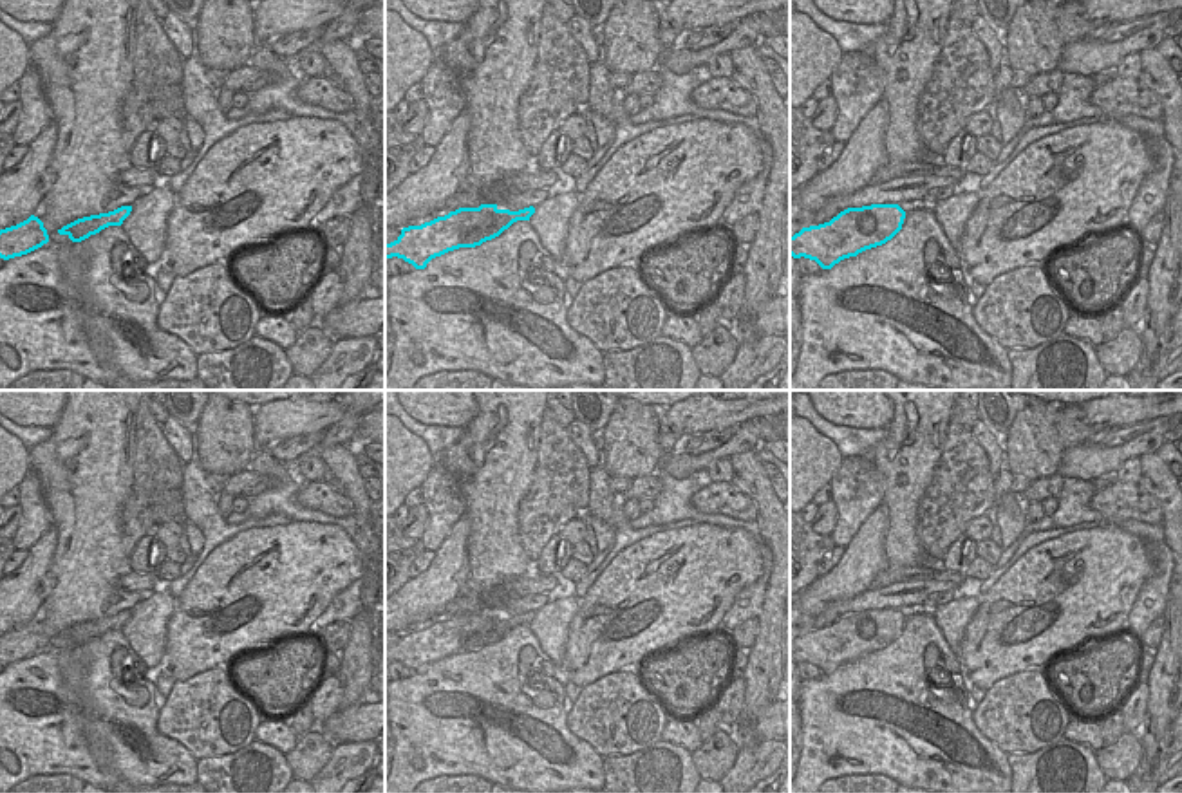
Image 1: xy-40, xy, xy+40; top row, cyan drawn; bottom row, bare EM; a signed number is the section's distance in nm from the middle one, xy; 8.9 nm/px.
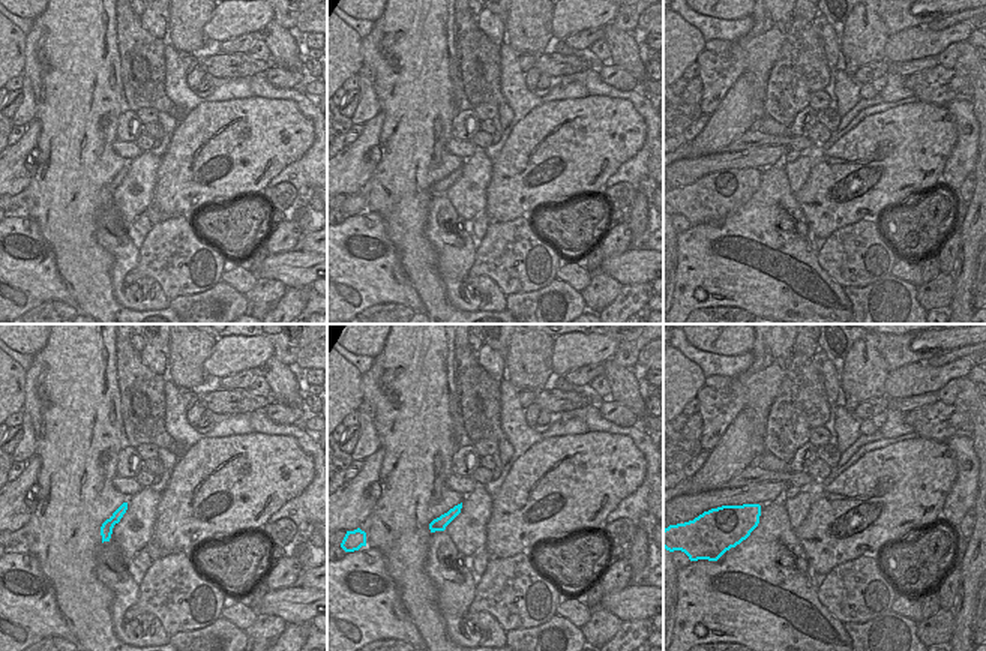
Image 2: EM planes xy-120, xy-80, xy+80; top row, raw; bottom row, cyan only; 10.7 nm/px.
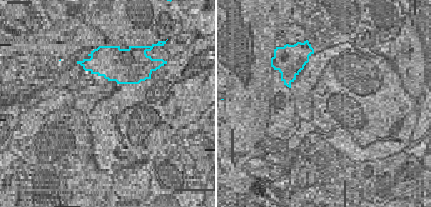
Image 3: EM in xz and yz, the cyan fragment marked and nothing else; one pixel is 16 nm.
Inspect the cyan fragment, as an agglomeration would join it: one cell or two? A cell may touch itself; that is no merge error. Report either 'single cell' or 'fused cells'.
fused cells

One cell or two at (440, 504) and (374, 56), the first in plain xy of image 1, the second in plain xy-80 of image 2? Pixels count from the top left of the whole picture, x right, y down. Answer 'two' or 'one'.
two

